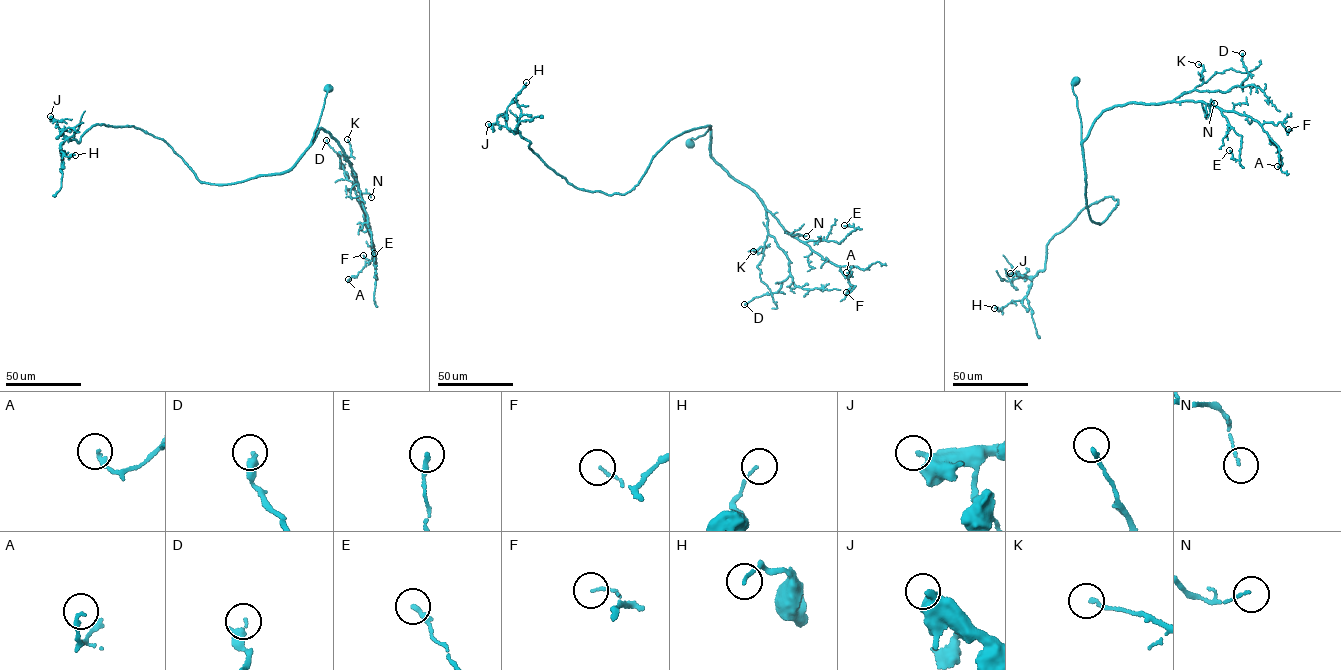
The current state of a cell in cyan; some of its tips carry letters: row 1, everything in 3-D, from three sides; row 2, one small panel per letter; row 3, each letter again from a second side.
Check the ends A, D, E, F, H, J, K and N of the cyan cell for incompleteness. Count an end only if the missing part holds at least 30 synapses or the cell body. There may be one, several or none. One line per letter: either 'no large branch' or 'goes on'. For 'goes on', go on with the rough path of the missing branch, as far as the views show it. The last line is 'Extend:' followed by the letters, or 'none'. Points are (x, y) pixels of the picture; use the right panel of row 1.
A: no large branch
D: no large branch
E: no large branch
F: no large branch
H: no large branch
J: no large branch
K: no large branch
N: no large branch
Extend: none

